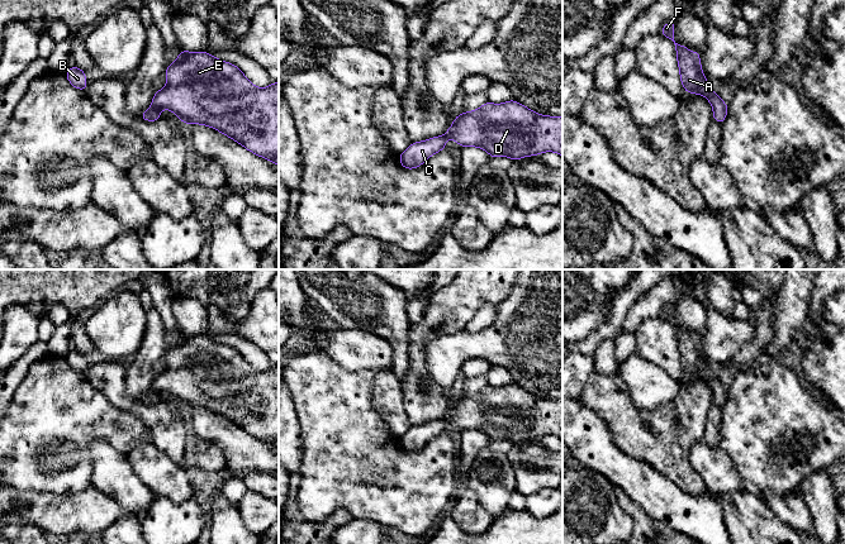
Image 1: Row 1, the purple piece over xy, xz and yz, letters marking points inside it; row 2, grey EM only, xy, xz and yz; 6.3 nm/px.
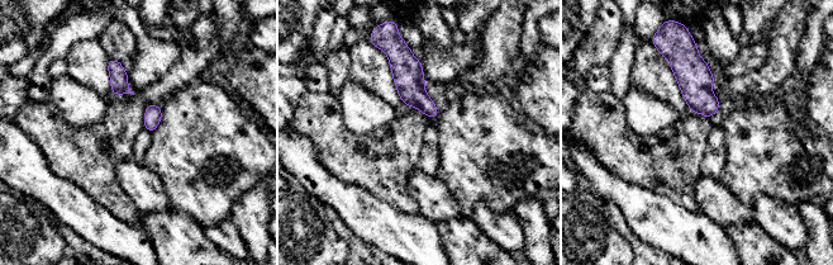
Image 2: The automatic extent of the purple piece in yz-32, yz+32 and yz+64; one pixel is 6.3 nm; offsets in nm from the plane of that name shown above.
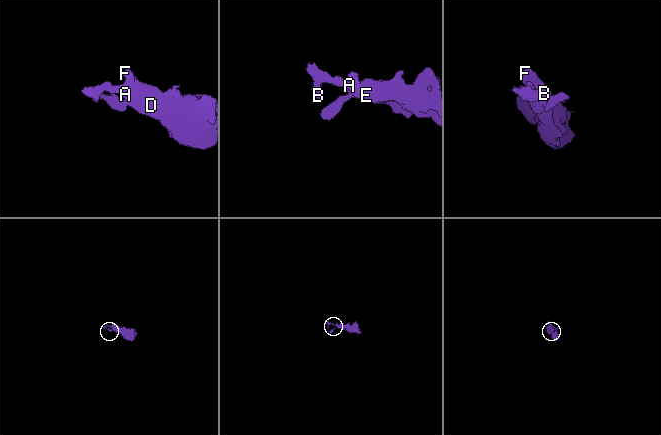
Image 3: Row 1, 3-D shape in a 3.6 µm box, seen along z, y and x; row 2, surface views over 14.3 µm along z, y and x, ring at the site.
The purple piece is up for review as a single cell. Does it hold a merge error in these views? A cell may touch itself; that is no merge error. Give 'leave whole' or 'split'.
leave whole

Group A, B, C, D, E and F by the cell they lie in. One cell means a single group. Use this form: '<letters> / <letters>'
A B C D E F

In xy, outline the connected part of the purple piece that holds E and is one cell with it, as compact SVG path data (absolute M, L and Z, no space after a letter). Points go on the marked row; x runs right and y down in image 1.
M181 51L177 59L167 65L167 85L156 91L152 105L139 116L147 121L160 120L162 109L171 110L185 124L208 125L239 143L251 153L266 158L279 166L279 82L256 87L234 65L213 57L208 52Z

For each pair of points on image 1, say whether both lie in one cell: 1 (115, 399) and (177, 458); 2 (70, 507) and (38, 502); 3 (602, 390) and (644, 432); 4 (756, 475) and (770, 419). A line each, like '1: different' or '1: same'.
1: same
2: same
3: same
4: same

